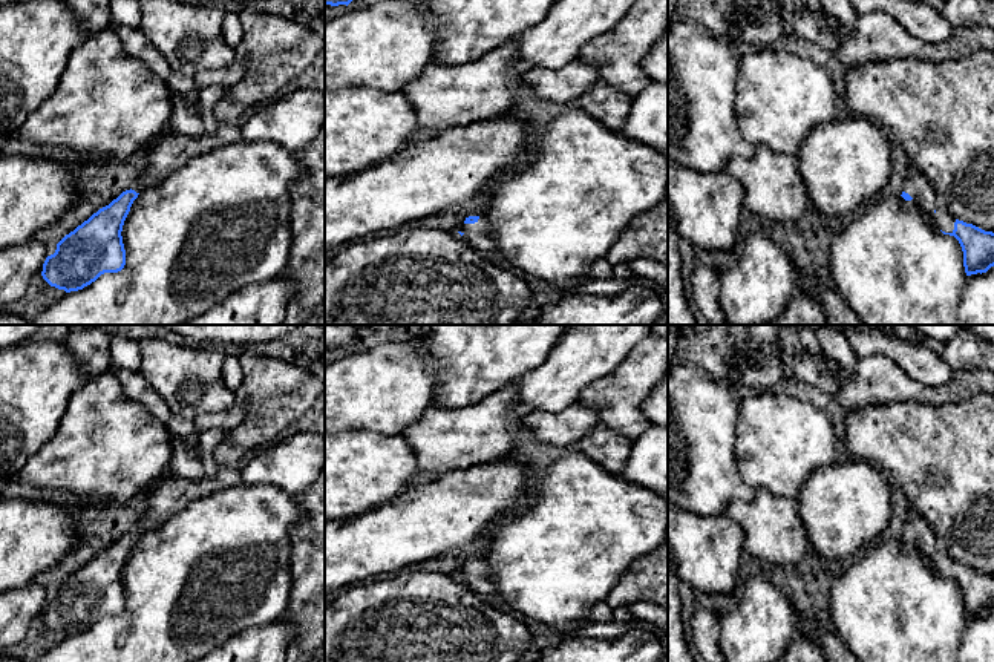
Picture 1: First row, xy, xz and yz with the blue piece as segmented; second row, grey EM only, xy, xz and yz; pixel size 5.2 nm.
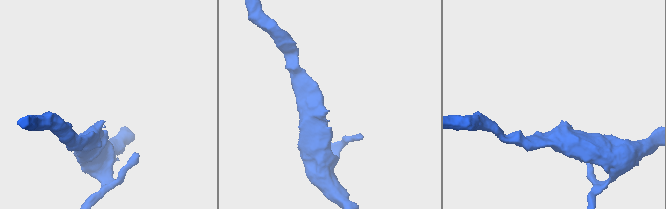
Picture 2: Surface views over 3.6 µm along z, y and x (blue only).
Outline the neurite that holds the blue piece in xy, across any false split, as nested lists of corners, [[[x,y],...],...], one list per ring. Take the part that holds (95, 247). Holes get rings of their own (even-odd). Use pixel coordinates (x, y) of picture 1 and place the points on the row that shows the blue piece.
[[[219,124],[213,135],[187,138],[176,132],[161,136],[153,147],[147,169],[135,187],[123,192],[109,205],[66,234],[54,254],[43,264],[43,279],[66,293],[83,290],[104,273],[118,273],[126,265],[123,225],[133,201],[146,188],[165,179],[201,152],[242,139],[239,124]]]

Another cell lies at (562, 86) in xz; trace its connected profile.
[[[580,58],[562,69],[533,67],[521,75],[522,86],[530,86],[536,97],[557,103],[574,103],[599,81],[594,64]]]

